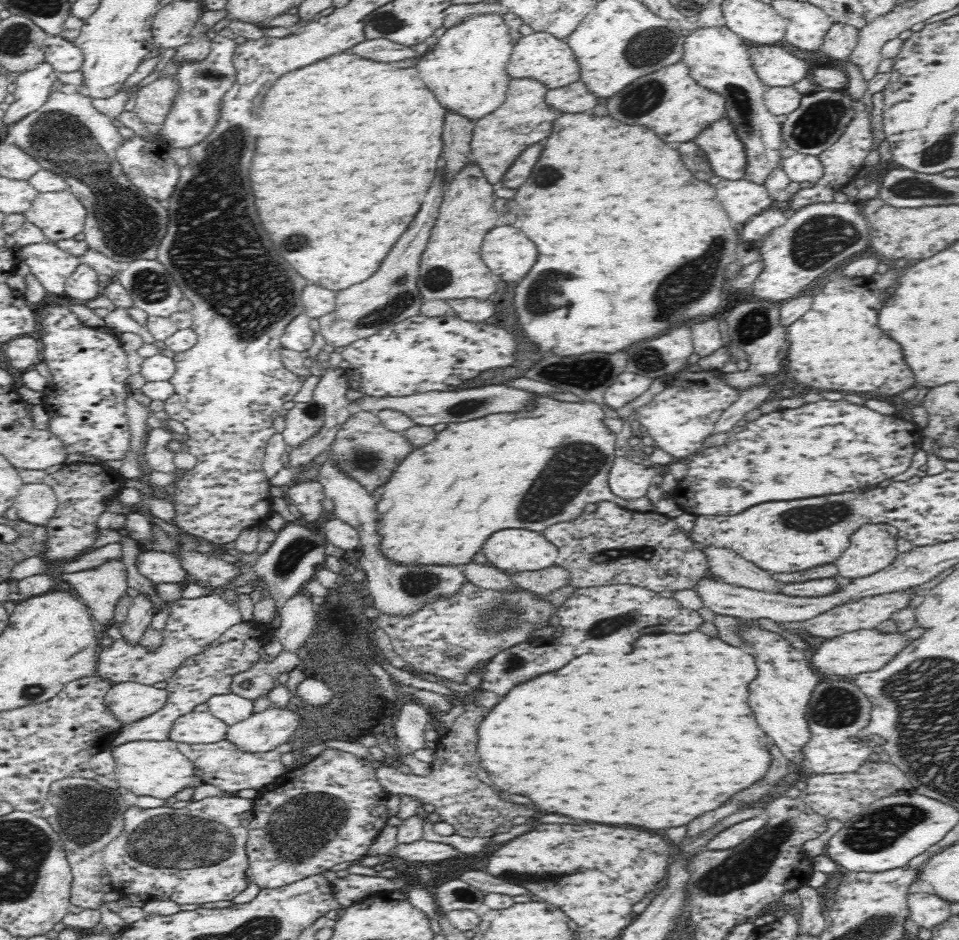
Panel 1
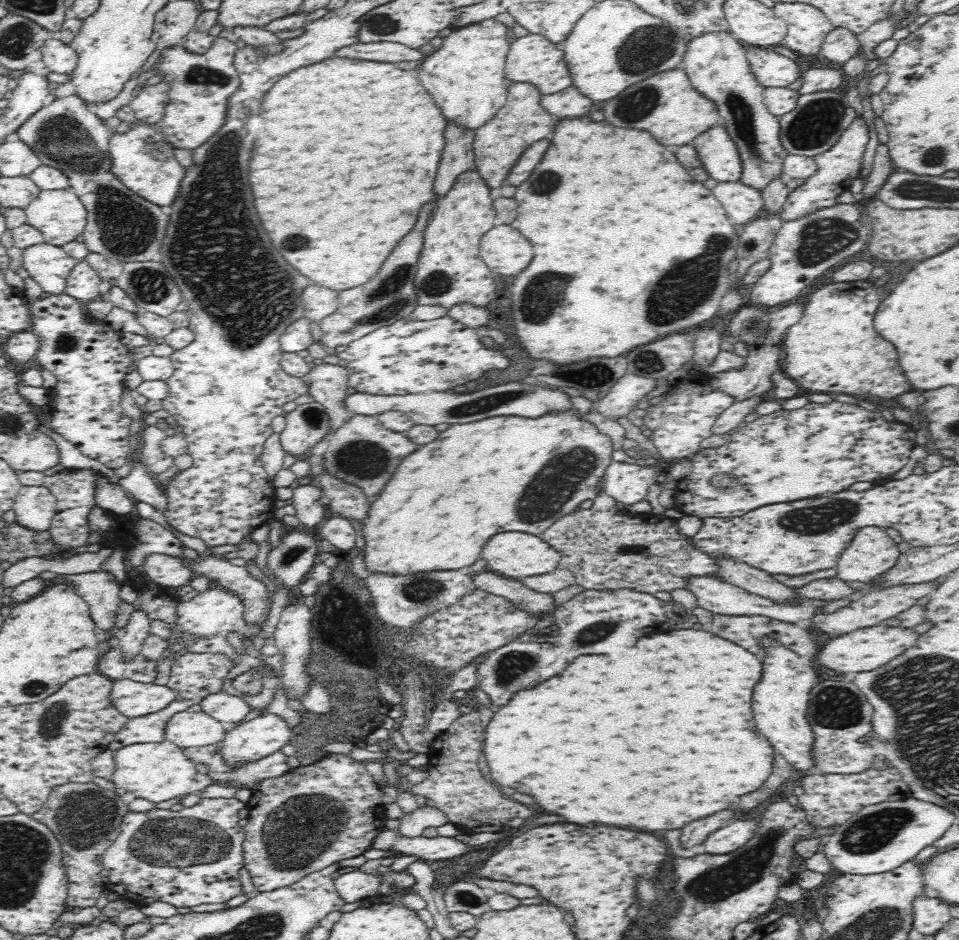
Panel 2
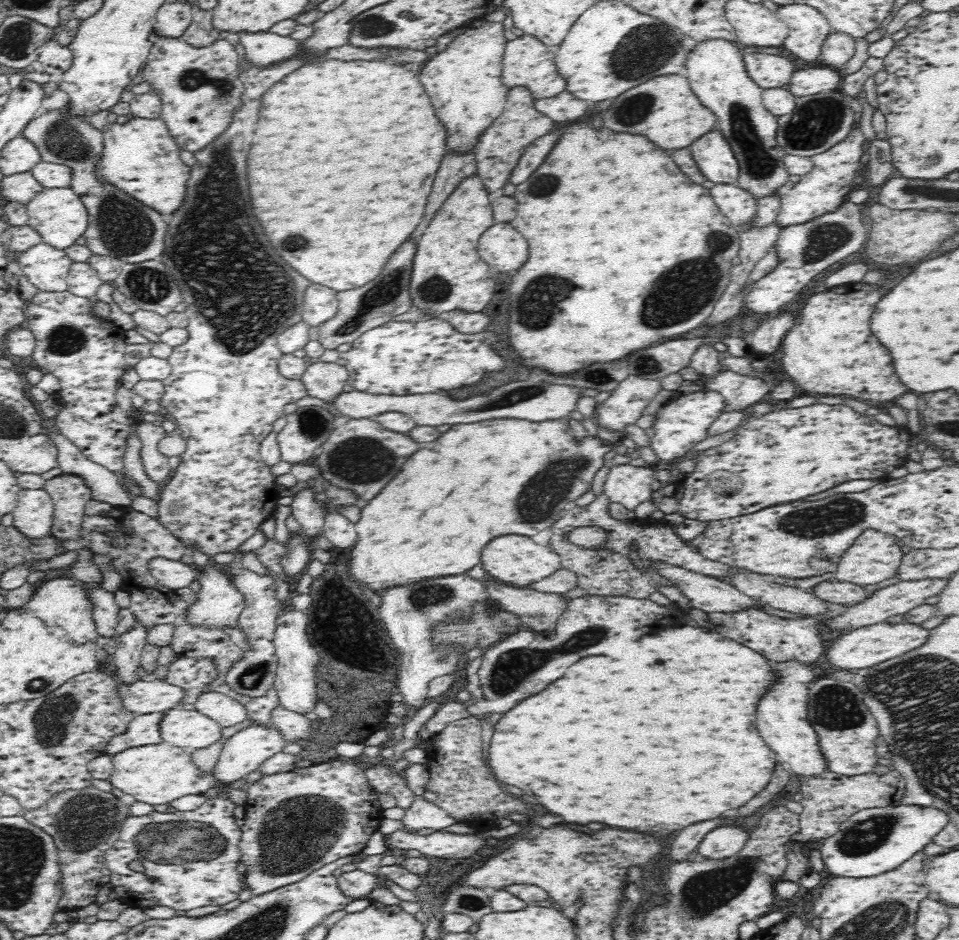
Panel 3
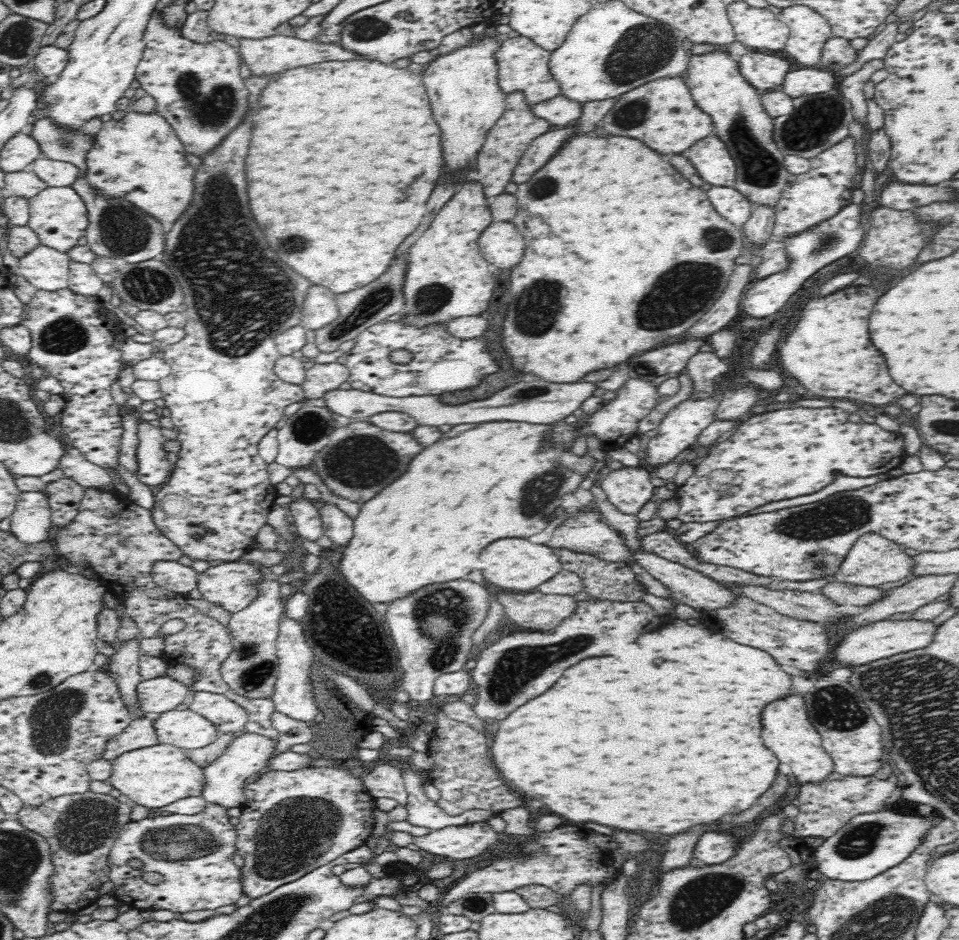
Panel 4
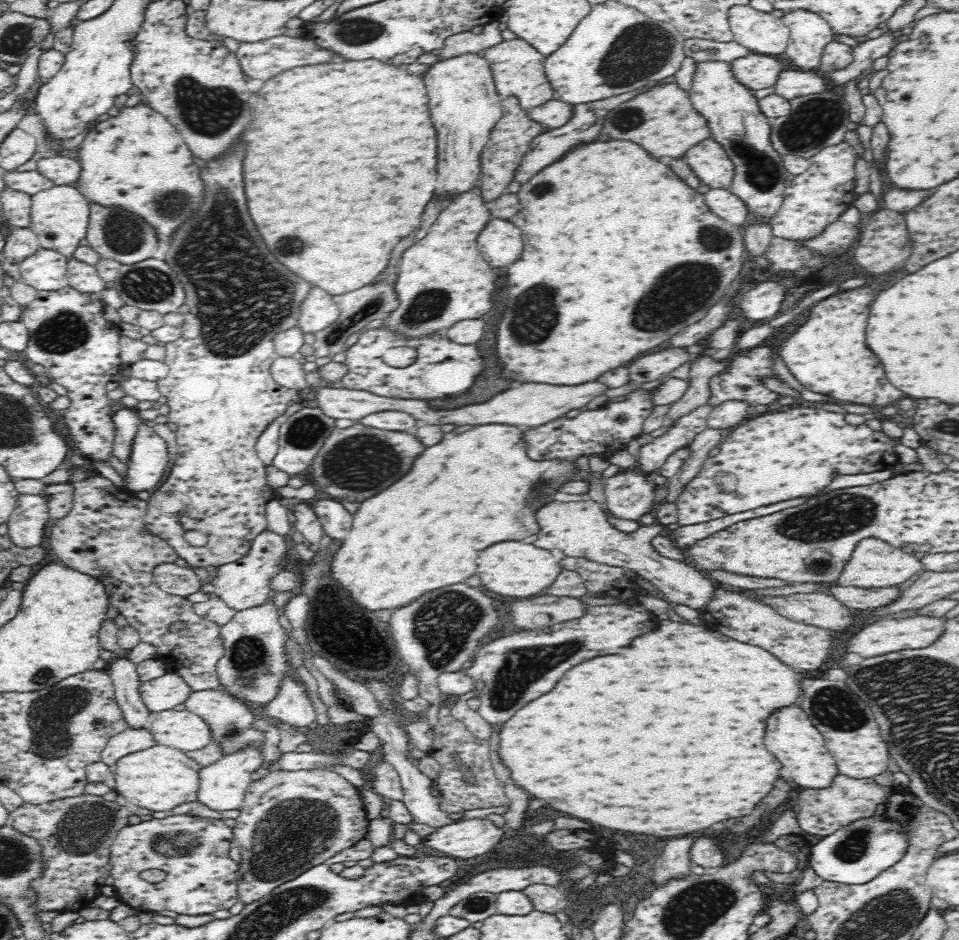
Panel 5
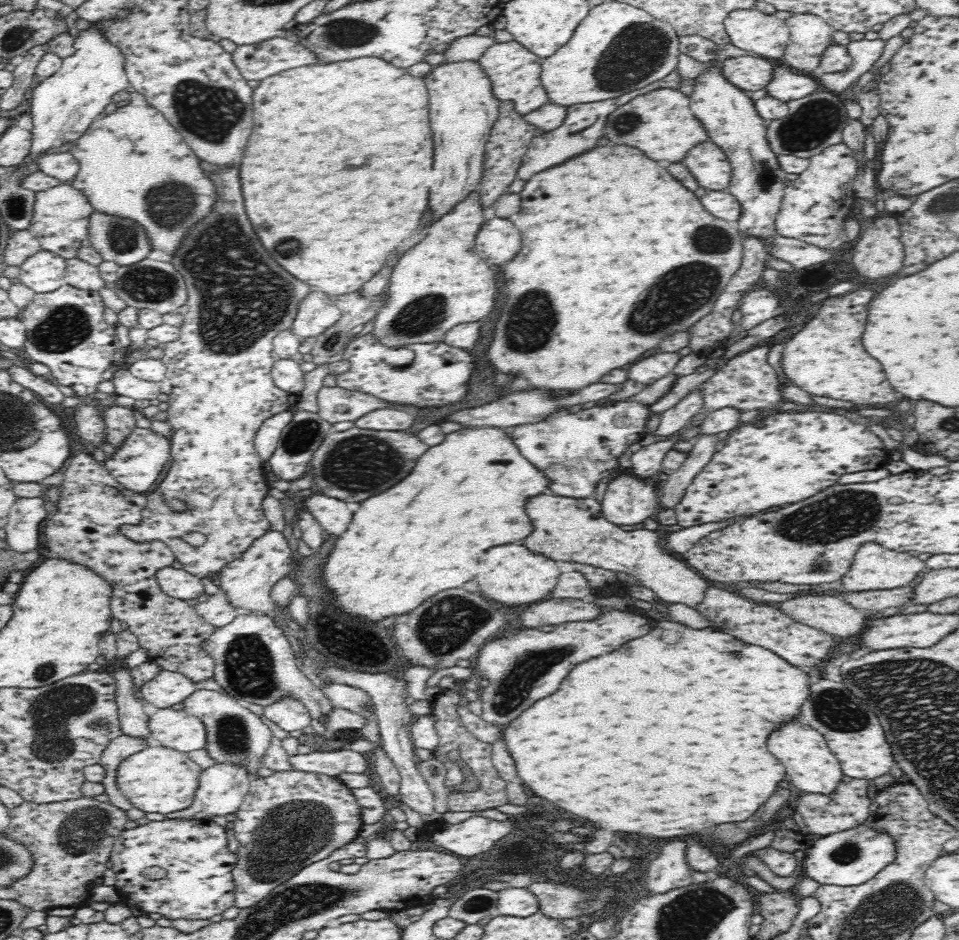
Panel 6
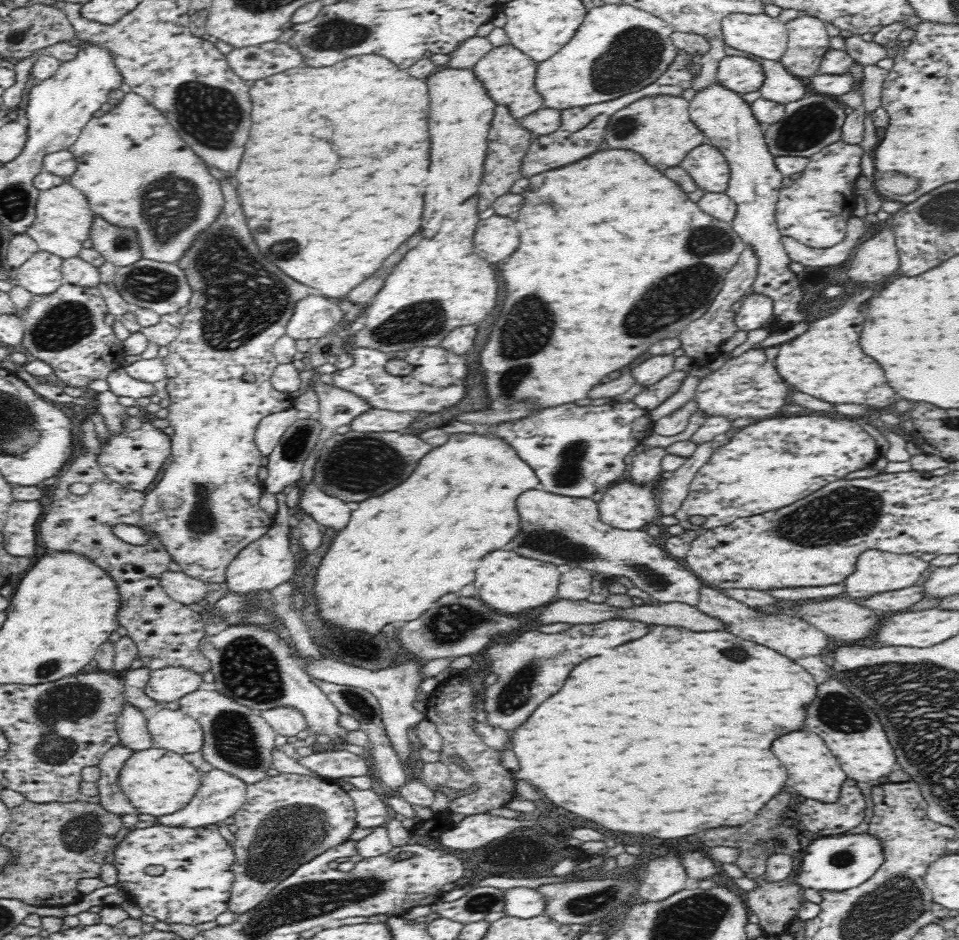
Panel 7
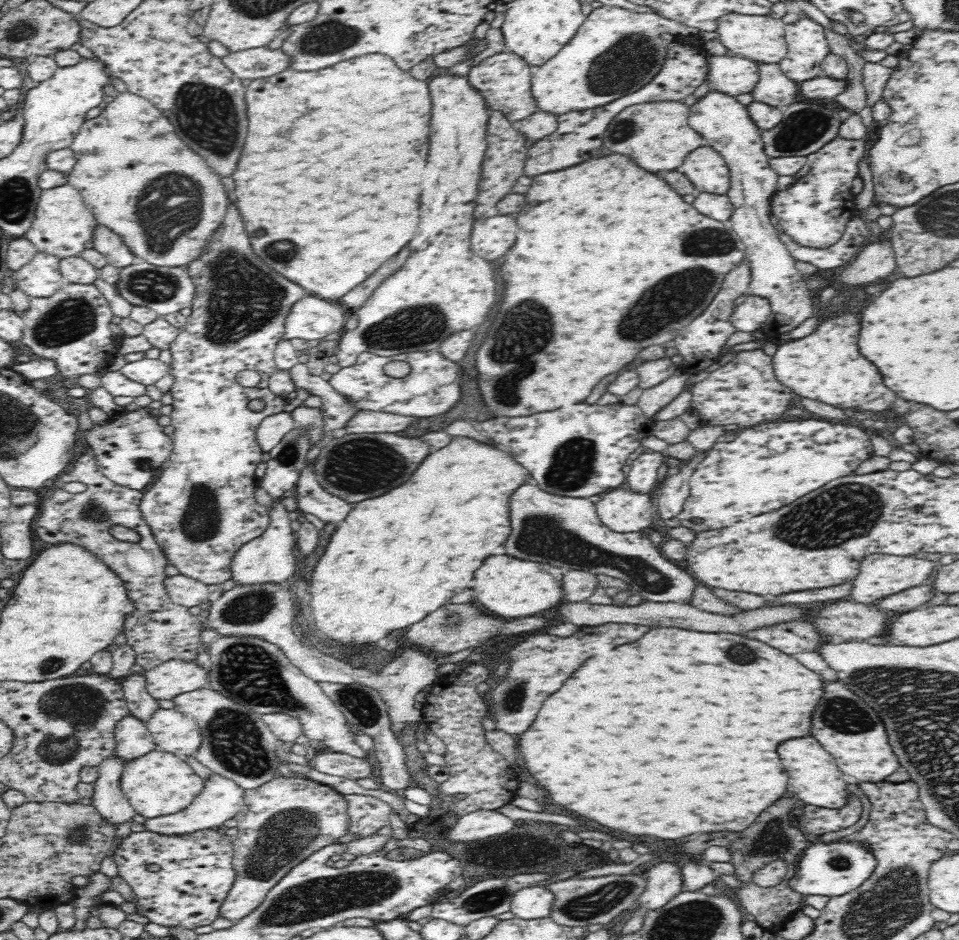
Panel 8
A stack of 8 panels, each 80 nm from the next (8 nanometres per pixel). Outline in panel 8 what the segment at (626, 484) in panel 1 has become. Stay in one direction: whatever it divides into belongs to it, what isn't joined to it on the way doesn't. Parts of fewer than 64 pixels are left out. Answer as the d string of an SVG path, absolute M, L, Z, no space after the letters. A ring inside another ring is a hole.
M626 485L606 491L601 498L595 504L597 515L610 530L618 533L649 528L657 511L650 493L632 490Z

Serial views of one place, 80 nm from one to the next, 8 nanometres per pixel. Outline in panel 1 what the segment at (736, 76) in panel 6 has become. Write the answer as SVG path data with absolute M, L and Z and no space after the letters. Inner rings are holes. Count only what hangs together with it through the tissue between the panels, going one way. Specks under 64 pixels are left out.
M782 44L754 45L749 48L749 57L762 84L768 87L793 86L812 73L806 59L796 57Z

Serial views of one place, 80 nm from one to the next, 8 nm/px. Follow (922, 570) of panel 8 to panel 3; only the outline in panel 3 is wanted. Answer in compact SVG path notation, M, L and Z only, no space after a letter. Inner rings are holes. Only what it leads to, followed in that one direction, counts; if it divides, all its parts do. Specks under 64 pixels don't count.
M868 528L854 540L852 546L840 558L834 579L855 585L876 584L886 578L896 576L902 564L902 554L897 551L896 538L880 530Z

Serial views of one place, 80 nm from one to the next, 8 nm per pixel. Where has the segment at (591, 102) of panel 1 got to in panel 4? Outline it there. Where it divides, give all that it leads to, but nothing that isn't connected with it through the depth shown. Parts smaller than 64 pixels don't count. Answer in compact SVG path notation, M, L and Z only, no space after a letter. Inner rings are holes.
M560 94L550 100L544 100L544 102L531 105L531 109L534 114L547 120L550 124L564 126L564 124L570 124L572 120L580 118L580 112L583 109L582 104L574 102L574 100L570 102L570 98Z

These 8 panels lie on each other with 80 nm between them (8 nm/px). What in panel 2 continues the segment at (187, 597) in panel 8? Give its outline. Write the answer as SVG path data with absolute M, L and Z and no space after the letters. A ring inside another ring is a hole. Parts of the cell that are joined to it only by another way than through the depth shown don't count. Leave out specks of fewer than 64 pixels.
M150 554L142 564L142 574L152 582L161 586L183 587L188 585L193 577L190 569L184 566L182 557L168 554Z

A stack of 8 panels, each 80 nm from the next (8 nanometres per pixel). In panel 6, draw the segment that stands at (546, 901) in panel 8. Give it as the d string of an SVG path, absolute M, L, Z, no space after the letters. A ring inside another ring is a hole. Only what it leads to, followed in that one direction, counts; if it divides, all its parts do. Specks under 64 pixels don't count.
M506 888L498 894L499 915L528 917L538 913L538 899L527 888Z

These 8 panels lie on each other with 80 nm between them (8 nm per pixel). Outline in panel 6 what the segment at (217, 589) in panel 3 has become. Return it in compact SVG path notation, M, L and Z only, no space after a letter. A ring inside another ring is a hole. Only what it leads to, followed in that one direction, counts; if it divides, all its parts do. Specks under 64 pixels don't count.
M269 530L254 540L252 546L240 558L223 566L217 575L220 579L219 589L223 590L228 606L238 609L239 612L257 611L269 614L280 625L280 619L274 611L275 602L271 597L271 590L280 578L295 574L290 556L292 550L281 532Z

